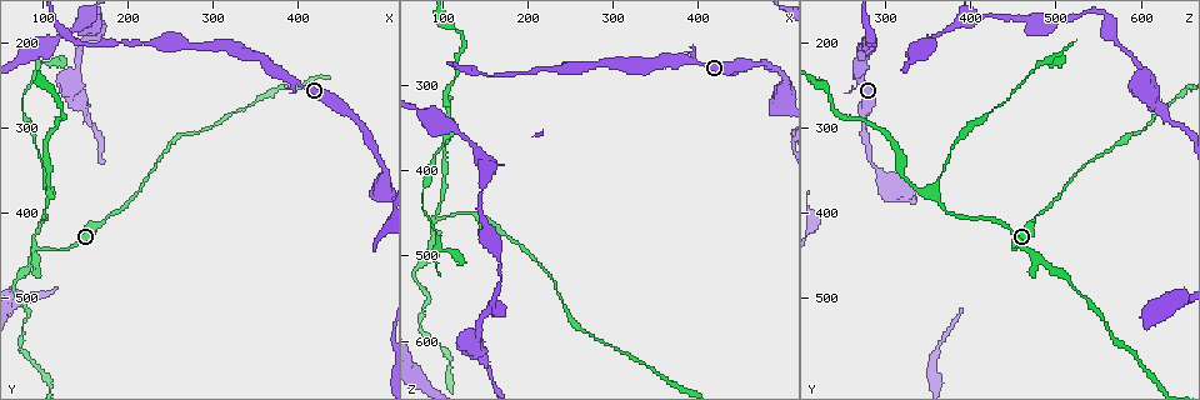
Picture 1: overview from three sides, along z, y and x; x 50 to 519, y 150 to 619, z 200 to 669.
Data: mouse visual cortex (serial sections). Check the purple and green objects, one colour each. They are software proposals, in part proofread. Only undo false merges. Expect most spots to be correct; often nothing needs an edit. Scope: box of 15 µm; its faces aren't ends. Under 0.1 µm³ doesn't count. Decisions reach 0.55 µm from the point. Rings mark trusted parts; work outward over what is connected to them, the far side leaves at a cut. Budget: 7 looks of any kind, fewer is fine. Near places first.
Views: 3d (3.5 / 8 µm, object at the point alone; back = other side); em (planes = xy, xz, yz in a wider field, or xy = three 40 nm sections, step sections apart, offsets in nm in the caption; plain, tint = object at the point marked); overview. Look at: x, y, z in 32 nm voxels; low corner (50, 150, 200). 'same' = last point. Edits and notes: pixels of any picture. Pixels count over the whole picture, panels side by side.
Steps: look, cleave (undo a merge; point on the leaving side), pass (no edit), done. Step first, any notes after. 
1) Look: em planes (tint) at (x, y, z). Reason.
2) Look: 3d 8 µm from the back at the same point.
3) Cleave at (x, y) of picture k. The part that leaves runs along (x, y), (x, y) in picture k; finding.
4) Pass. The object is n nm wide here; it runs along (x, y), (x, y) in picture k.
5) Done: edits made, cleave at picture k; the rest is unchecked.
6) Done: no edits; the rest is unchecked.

Look: em xy step 2 (tint) at (90, 435, 460). Two arms in line, one across.

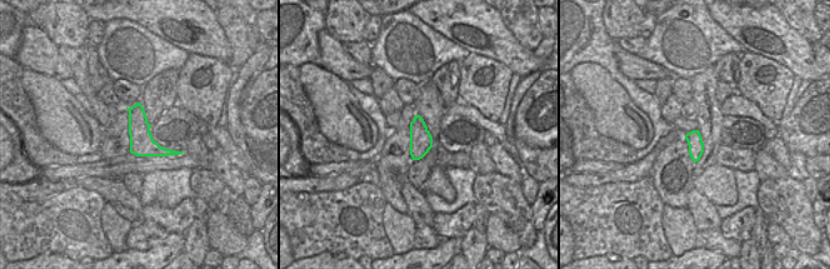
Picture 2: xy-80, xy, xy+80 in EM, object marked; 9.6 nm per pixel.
Look: 3d 3.5 µm at the same point. See where the arms go.

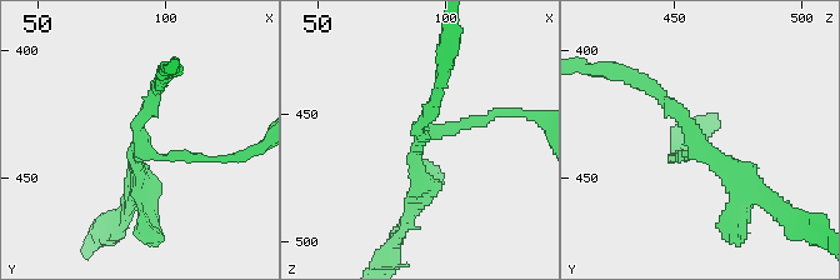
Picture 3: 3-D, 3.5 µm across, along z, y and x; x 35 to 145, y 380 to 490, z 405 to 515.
Pass. The object is 220 nm wide here; it runs along (673, 156), (698, 138), (653, 88) in picture 3; all the same cell.

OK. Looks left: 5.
Look: 3d 3.5 µm from the back at (175, 410, 475). Sudden change in width.

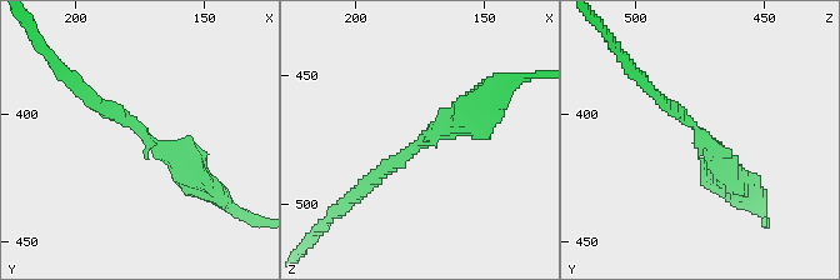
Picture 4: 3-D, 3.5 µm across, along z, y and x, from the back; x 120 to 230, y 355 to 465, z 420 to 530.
Look: em xy step 5 (tint) at (171, 408, 474). The arms are 200, 350 nm wide.

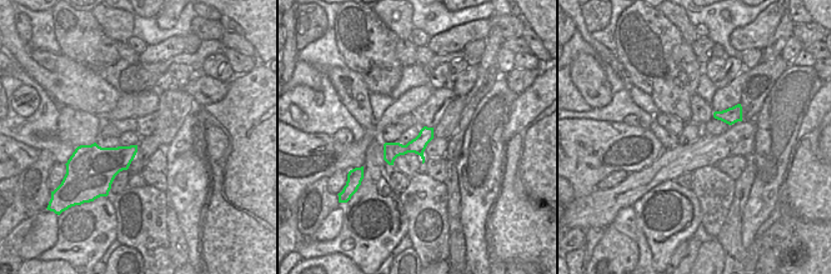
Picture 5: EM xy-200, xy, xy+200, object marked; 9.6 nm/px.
Pass. It runs along (204, 186), (170, 151), (89, 94) in picture 4; continuous, no second cell.

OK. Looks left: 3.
Look: 3d 3.5 µm at (110, 375, 355). A narrow waist.

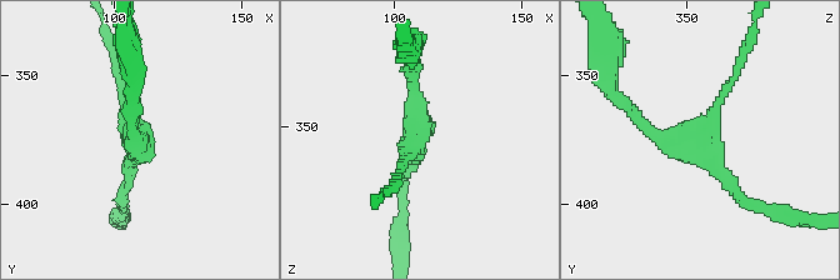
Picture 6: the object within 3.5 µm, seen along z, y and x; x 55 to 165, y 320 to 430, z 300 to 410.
Look: em xy step 1 (tint) at (108, 377, 357). 3 arms meet here; the arms are 150, 150, 200 nm wide; shape alone is not enough.

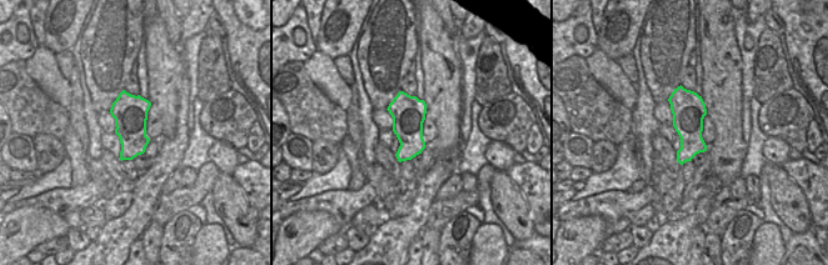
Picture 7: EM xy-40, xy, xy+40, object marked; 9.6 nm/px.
Pass. It runs along (759, 206), (634, 110) in picture 6; all the same cell.

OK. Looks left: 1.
Done: no edits; the rest is unchecked.

